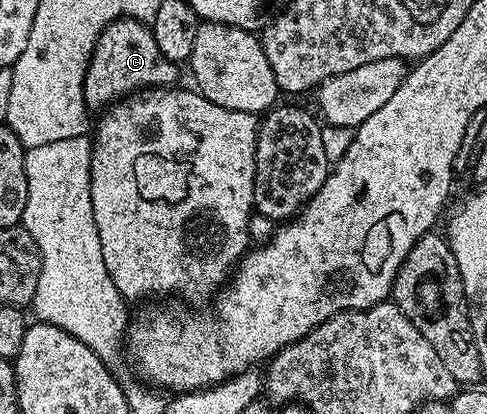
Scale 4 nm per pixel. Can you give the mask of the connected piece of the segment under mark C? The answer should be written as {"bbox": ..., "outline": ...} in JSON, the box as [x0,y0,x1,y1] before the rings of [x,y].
{"bbox":[84,18,180,109],"outline":[[[134,18],[115,19],[96,39],[84,78],[84,102],[89,108],[104,109],[141,89],[171,87],[177,82],[180,70],[158,49],[149,24]]]}

